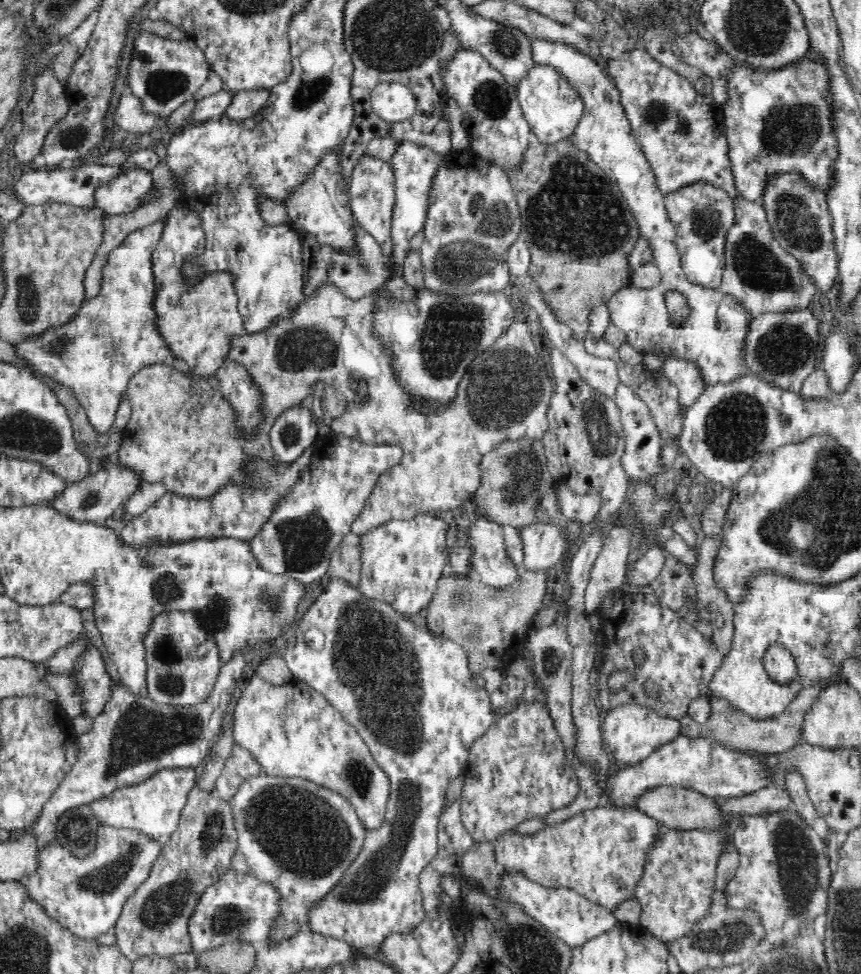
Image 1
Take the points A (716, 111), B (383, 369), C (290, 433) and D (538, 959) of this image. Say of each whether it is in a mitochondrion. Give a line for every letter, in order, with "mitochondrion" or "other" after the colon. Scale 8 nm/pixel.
A: other
B: other
C: mitochondrion
D: mitochondrion

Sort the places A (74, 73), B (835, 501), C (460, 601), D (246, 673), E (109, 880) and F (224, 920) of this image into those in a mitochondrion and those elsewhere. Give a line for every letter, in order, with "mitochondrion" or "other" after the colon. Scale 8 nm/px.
A: other
B: mitochondrion
C: mitochondrion
D: other
E: mitochondrion
F: mitochondrion

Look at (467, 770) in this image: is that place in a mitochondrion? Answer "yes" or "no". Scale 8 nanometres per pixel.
no

